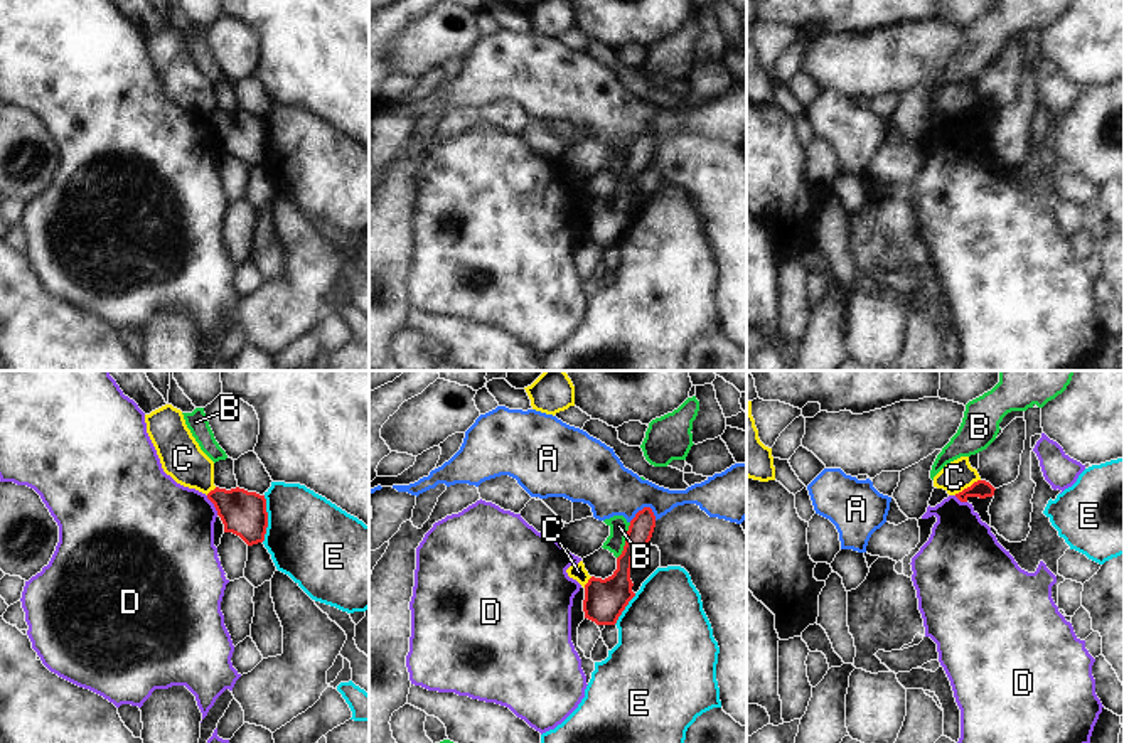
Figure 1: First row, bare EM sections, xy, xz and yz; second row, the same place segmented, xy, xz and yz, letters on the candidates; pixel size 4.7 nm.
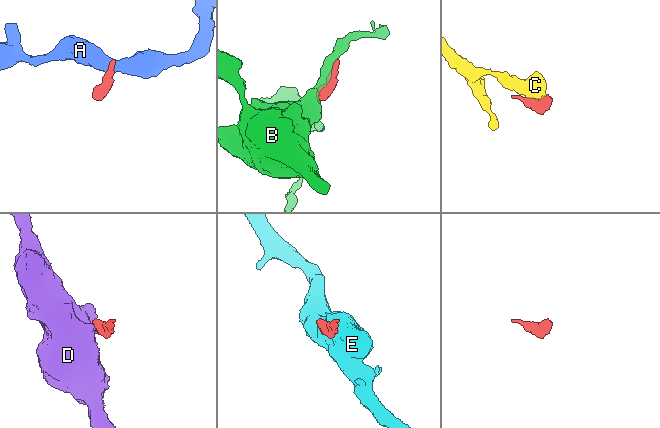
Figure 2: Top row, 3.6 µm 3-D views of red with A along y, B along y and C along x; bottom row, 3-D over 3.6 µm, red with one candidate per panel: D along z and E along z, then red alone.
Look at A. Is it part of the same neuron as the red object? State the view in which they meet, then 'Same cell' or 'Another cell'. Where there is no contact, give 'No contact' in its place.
Touches red in xz. Same cell.

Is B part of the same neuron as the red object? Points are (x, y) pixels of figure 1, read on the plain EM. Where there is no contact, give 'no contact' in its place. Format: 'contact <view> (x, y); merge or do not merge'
contact xz (626, 164); do not merge

